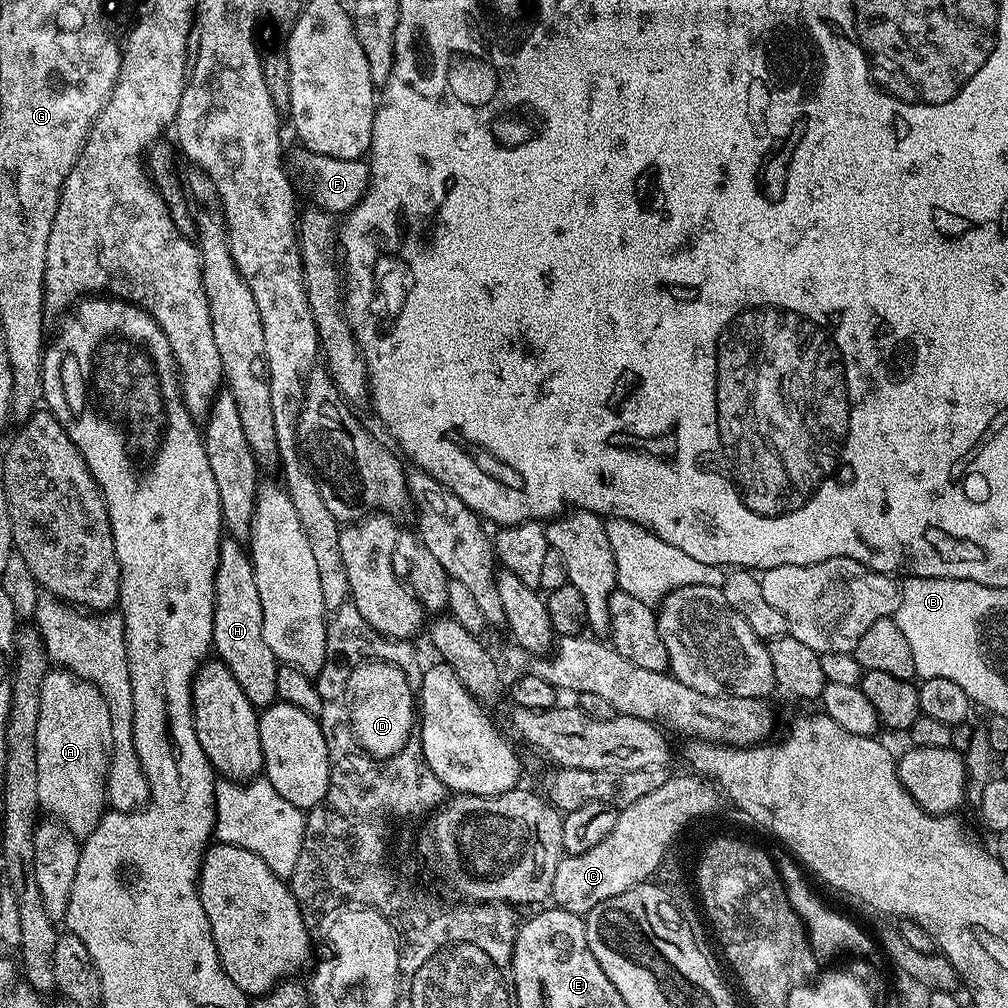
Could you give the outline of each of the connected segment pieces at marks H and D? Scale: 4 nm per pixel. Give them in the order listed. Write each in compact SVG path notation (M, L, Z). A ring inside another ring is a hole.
M224 538L220 542L212 648L230 674L234 674L238 686L242 686L246 698L250 698L257 710L277 703L278 661L270 646L266 646L266 638L262 634L262 602L254 582L252 561L245 545L235 538Z
M368 665L367 668L368 670L362 670L364 682L360 678L360 672L356 672L352 680L353 697L356 699L354 732L359 747L367 755L383 760L403 751L416 724L416 704L414 695L404 685L402 670L384 668L383 665ZM366 680L374 682L368 684Z

